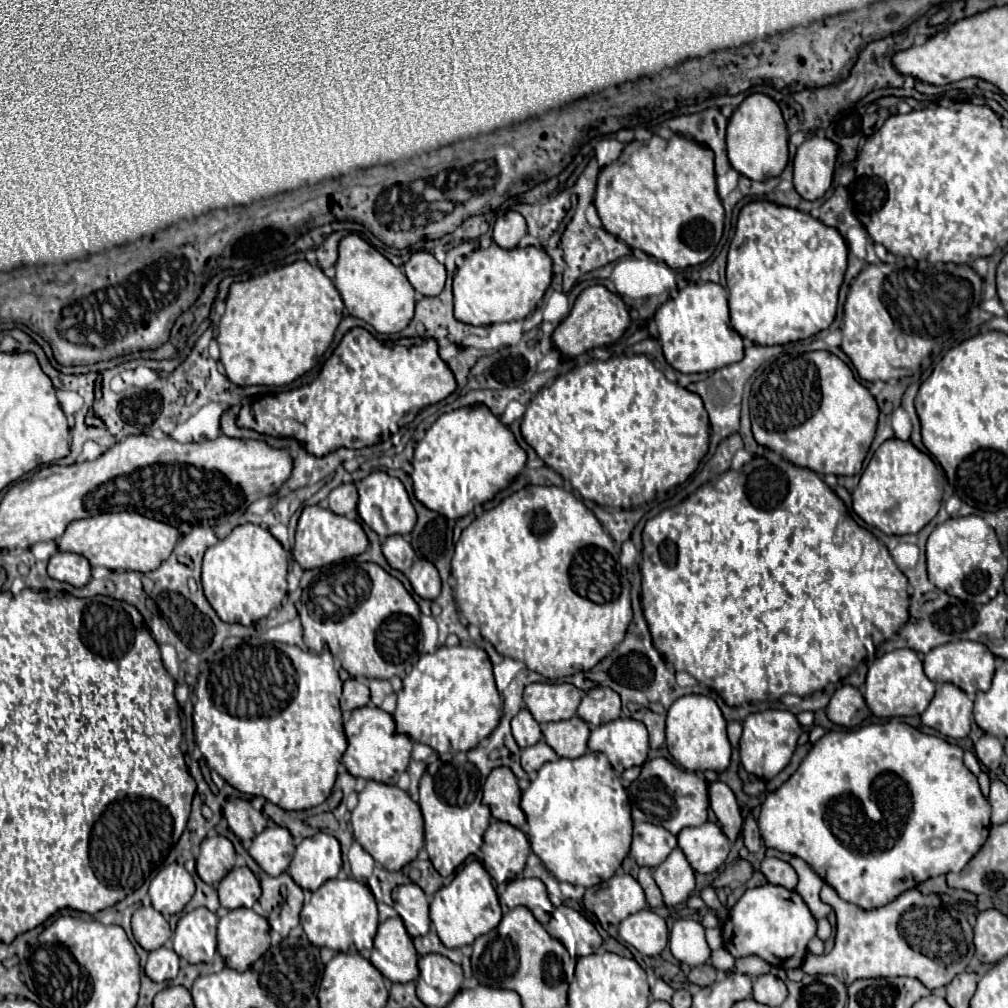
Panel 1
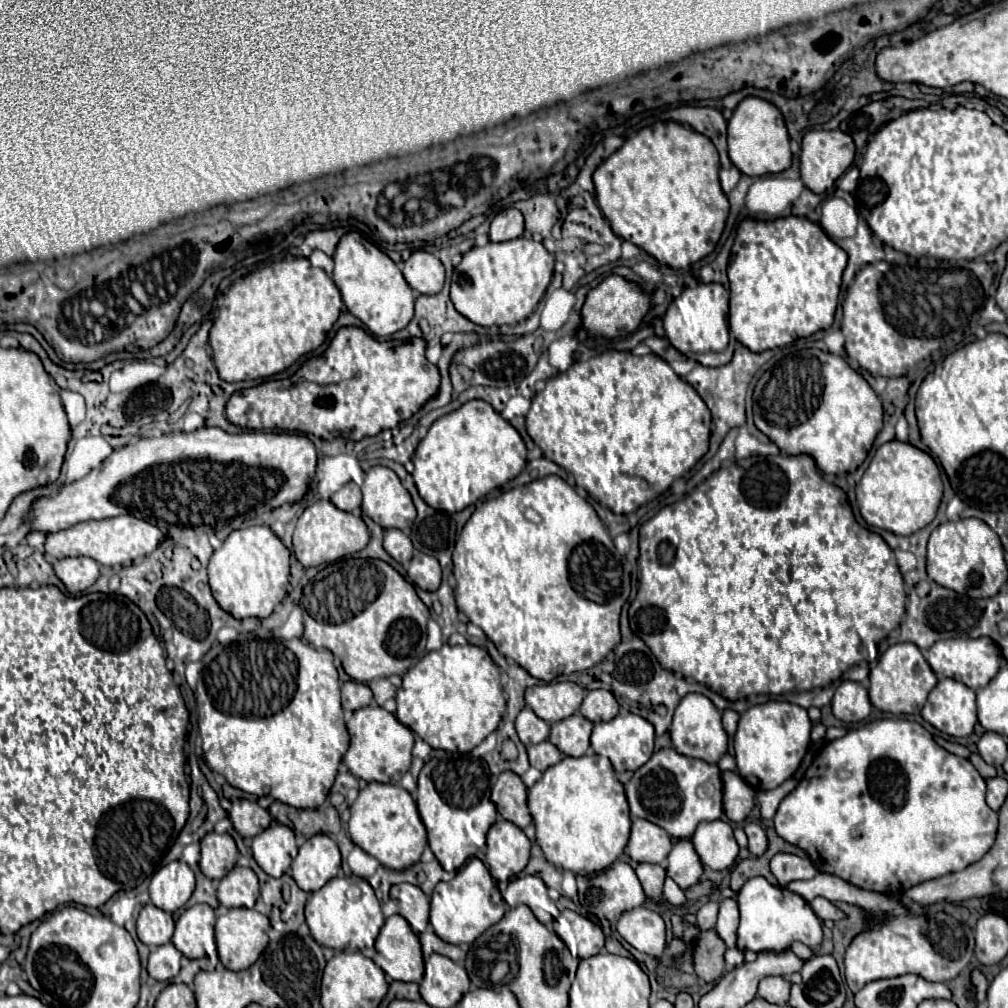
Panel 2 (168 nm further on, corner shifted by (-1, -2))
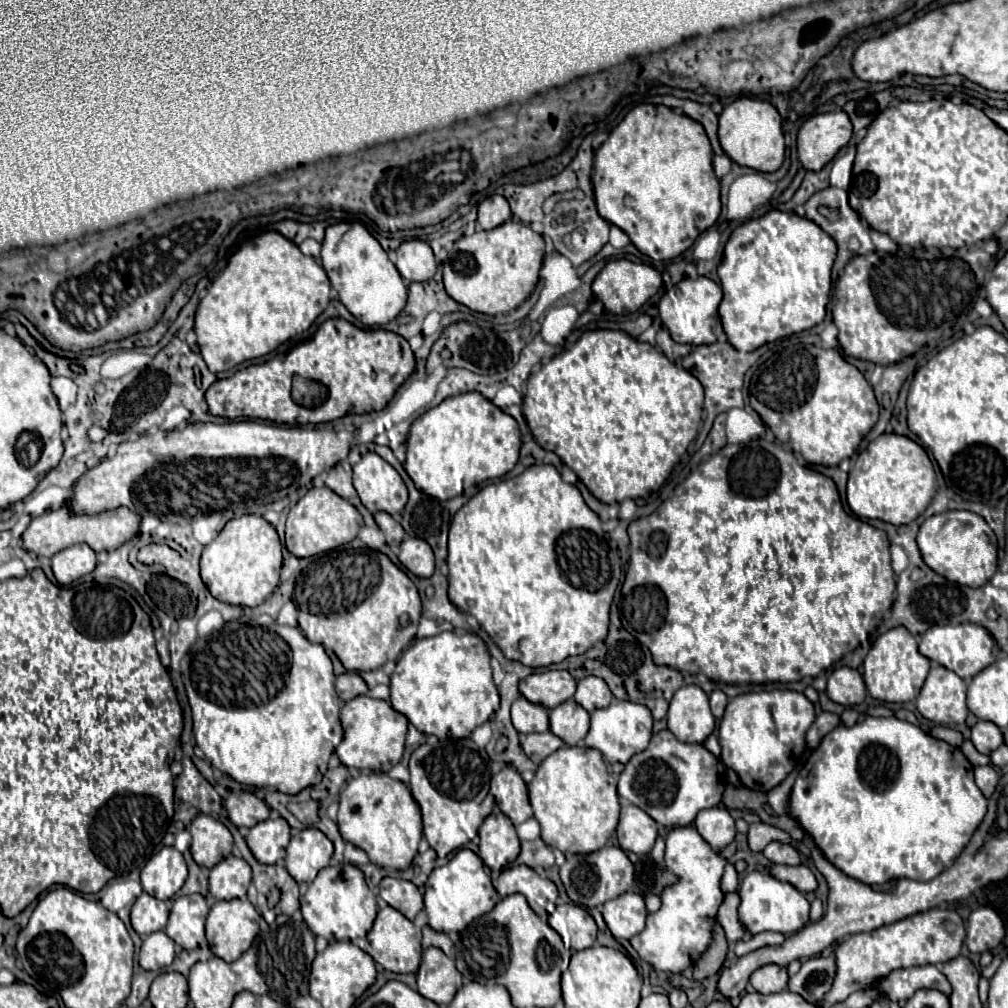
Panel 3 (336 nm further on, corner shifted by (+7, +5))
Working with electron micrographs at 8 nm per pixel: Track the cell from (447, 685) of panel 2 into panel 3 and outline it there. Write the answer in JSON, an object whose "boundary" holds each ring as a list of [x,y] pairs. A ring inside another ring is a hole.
{"boundary":[[[441,632],[441,634],[433,636],[433,638],[421,638],[421,640],[417,640],[409,650],[403,652],[403,656],[399,658],[399,662],[397,662],[397,666],[395,666],[395,672],[391,674],[391,706],[393,706],[397,712],[405,714],[407,720],[409,720],[417,730],[421,730],[423,733],[433,734],[439,739],[447,739],[449,735],[452,740],[467,738],[477,726],[485,724],[485,722],[491,718],[491,714],[497,710],[497,706],[499,706],[499,692],[497,692],[497,686],[495,686],[493,676],[491,676],[491,664],[489,664],[489,660],[491,660],[491,656],[489,656],[489,652],[487,652],[485,642],[483,642],[477,634],[471,634],[471,632],[463,632],[463,634],[461,634],[461,632]]]}

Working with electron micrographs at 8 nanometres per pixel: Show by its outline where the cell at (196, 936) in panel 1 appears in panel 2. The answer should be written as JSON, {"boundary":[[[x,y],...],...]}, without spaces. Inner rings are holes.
{"boundary":[[[193,905],[179,917],[171,941],[187,959],[217,959],[213,913],[209,905]]]}

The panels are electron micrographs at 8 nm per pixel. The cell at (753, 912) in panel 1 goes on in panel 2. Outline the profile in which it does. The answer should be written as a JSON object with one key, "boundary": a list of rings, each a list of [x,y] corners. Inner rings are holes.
{"boundary":[[[753,877],[749,879],[739,895],[737,903],[741,899],[741,925],[737,929],[737,949],[739,951],[775,951],[783,953],[791,947],[793,941],[801,941],[813,949],[821,945],[823,933],[821,933],[821,921],[809,907],[809,903],[799,897],[797,893],[771,885],[765,877]]]}

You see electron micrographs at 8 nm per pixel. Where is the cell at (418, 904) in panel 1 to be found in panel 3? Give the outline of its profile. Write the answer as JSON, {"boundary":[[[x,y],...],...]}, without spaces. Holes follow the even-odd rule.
{"boundary":[[[383,878],[379,884],[379,896],[405,914],[409,920],[415,920],[417,912],[423,910],[423,896],[413,882],[399,880],[399,878]]]}

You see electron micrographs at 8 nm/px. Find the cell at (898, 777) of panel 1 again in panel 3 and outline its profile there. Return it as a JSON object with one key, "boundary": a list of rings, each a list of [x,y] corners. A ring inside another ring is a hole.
{"boundary":[[[867,716],[855,726],[839,724],[821,740],[795,780],[789,808],[835,868],[863,884],[885,884],[893,878],[931,880],[947,870],[981,824],[987,798],[977,788],[973,766],[961,748],[949,746],[895,716]]]}

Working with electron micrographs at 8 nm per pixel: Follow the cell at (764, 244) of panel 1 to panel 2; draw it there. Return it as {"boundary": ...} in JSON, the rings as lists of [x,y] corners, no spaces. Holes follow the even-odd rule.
{"boundary":[[[795,215],[769,221],[753,217],[743,219],[737,229],[729,259],[731,335],[747,349],[761,353],[767,349],[793,343],[795,339],[809,337],[821,329],[829,329],[833,325],[841,289],[841,275],[845,267],[847,267],[847,253],[831,237],[827,237],[827,233],[821,229],[819,223]]]}

